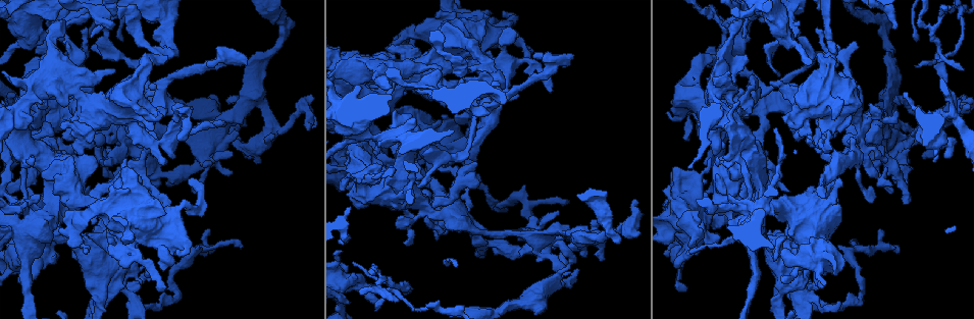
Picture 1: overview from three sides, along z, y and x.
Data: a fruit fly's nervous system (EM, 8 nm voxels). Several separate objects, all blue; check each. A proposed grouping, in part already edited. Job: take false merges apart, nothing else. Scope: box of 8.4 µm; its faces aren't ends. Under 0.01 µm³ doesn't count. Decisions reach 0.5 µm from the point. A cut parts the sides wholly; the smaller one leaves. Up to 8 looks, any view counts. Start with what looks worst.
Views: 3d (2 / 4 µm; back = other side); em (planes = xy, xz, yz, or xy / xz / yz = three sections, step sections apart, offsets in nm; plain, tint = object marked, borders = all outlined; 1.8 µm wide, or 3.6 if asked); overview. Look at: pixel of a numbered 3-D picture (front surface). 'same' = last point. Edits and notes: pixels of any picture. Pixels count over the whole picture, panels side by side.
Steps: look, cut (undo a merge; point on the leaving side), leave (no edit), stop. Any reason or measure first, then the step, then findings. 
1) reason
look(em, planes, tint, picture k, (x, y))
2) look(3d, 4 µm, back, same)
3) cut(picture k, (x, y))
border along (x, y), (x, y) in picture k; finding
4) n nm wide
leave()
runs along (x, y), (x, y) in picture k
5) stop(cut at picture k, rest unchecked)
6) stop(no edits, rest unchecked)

touches itself
look(3d, 2 µm, picture 1, (54, 137))

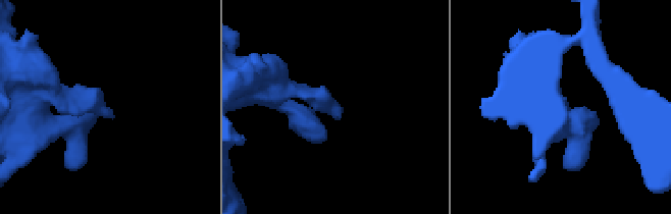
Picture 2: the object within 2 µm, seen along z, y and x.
look(em, planes, tint, picture 2, (568, 108))

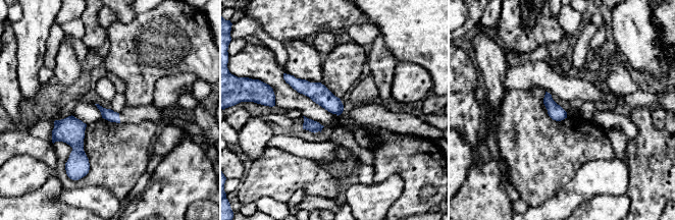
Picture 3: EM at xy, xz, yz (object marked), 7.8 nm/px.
leave()
runs along (286, 76), (317, 92), (340, 110) in picture 3; continuous, no second neuron

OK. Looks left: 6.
abrupt turn
look(3d, 4 µm, picture 1, (96, 258))

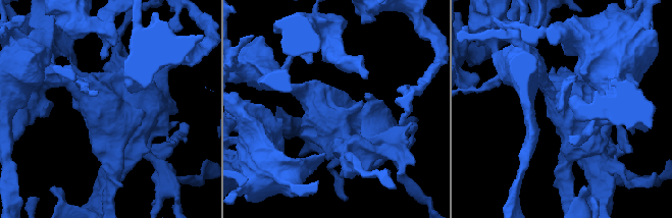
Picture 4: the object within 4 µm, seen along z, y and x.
look(em, 3.6 µm, xy, step 8, tint, picture 4, (112, 111))

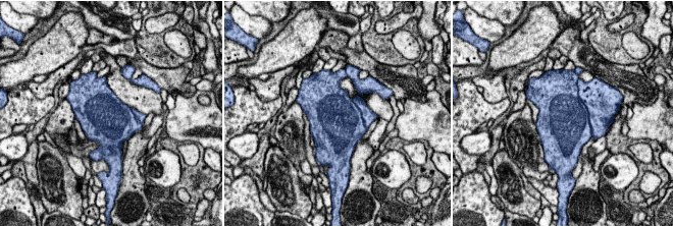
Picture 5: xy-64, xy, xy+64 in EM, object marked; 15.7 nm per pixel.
look(em, 3.6 µm, yz, step 16, borders, same)

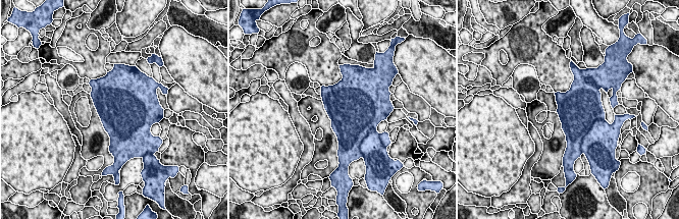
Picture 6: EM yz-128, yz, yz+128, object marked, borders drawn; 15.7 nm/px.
650 nm wide
cut(picture 6, (579, 117))
border along (603, 119), (596, 119), (581, 141) in picture 6; a second neuron is stuck on

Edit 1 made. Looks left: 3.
look(overview)

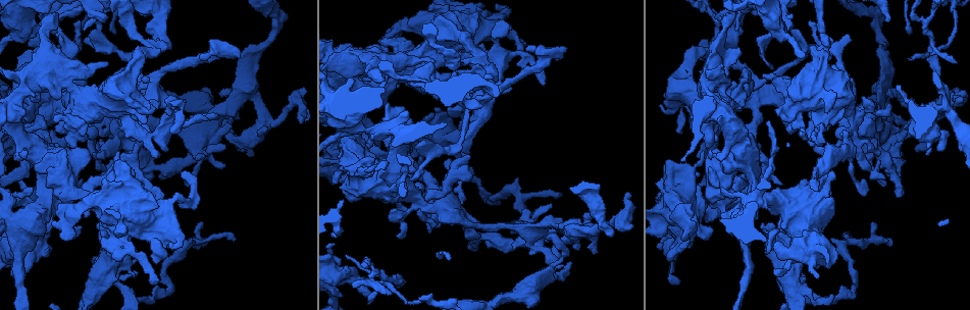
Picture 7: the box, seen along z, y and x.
branch point
look(3d, 2 µm, picture 7, (534, 235))

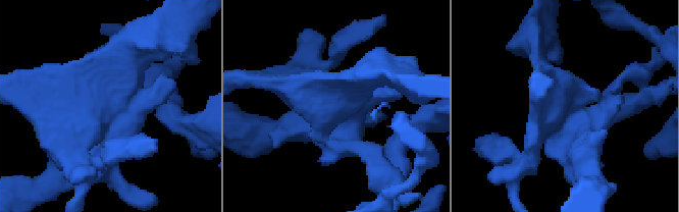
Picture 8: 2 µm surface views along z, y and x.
look(em, planes, tint, picture 8, (563, 111))

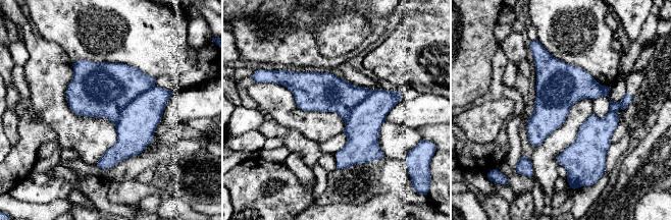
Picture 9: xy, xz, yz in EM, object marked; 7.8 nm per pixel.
300 nm wide
cut(picture 9, (138, 121))
border along (154, 85), (120, 112), (115, 125) in picture 9; a second neuron is stuck on

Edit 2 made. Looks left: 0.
stop(cut at picture 6, cut at picture 9, rest unchecked)

